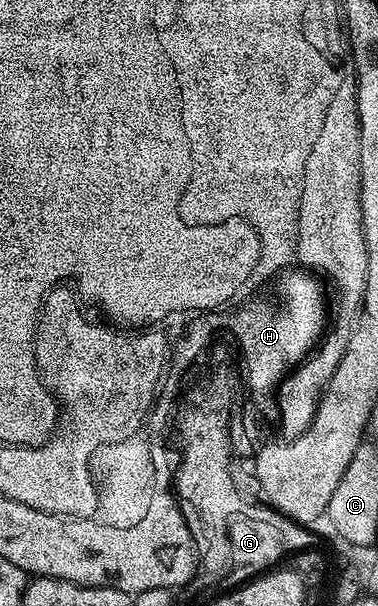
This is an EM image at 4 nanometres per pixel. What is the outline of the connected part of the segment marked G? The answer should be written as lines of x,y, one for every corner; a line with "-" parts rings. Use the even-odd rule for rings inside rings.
215,348
215,352
211,352
211,360
207,360
207,376
199,376
199,380
195,380
195,388
191,388
191,392
187,392
187,404
183,404
183,417
185,417
183,433
178,437
183,444
183,461
180,464
178,461
179,473
175,476
175,484
173,483
174,491
183,503
183,516
187,519
187,525
191,527
191,533
197,538
202,537
202,543
204,540
208,544
207,549
204,551
202,549
202,557
212,560
224,558
223,566
221,564
221,584
224,584
224,589
227,590
234,589
236,586
274,569
278,565
275,563
282,556
290,557
302,549
310,549
313,544
310,527
288,520
283,513
276,512
266,503
246,501
238,498
235,492
232,492
231,481
227,479
226,473
226,431
231,427
227,422
227,400
231,396
231,384
235,384
235,372
231,372
231,364
227,364
227,356
223,356
223,352
219,352
219,348
-
217,506
227,506
228,508
228,510
221,511
218,518

